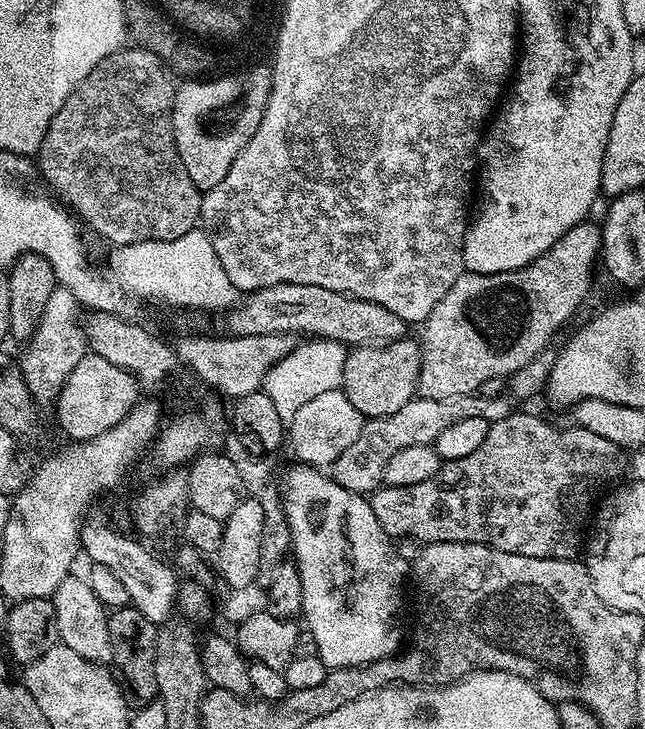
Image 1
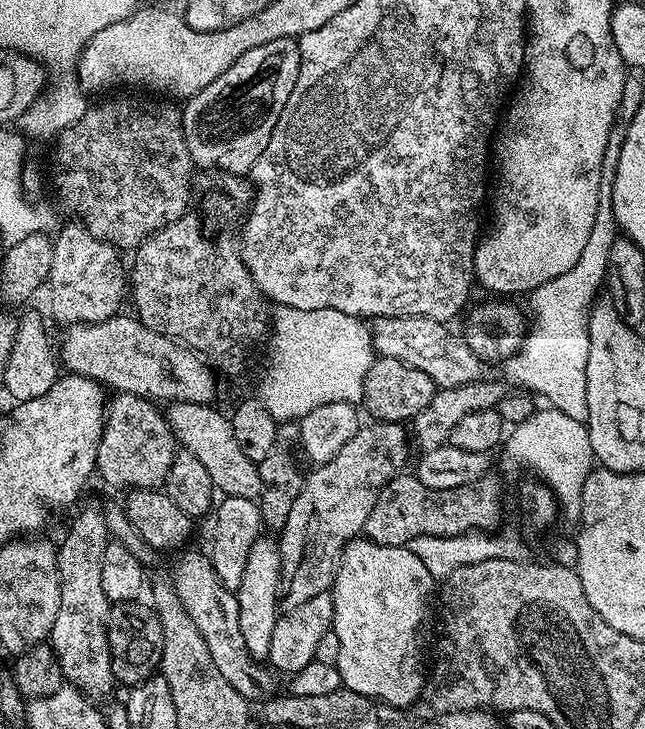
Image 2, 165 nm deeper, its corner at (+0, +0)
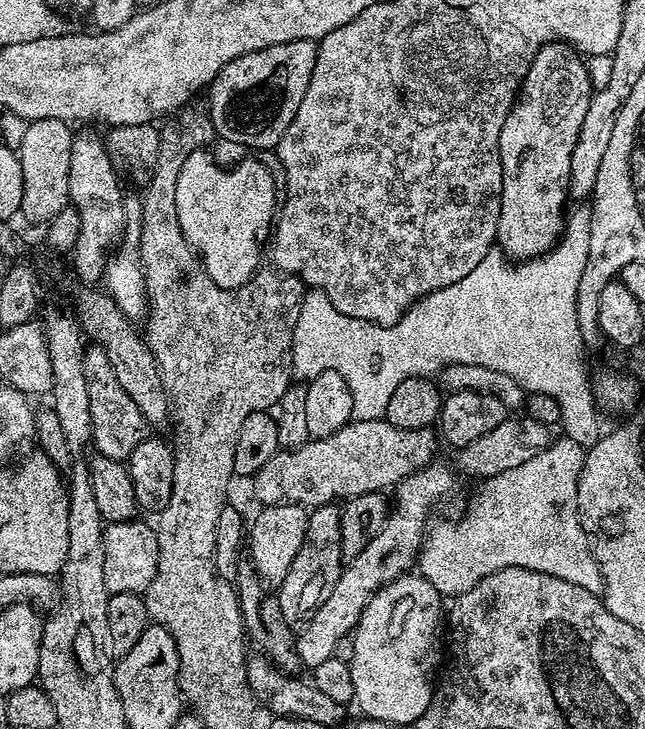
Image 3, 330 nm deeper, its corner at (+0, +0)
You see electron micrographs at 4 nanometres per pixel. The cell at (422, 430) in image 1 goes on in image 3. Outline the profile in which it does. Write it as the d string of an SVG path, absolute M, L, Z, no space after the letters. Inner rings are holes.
M324 504L309 511L306 522L306 538L302 538L302 550L298 550L290 566L290 574L278 586L278 599L282 606L282 618L286 618L293 630L299 630L314 618L314 614L334 594L334 586L342 571L342 530L340 511L336 504Z

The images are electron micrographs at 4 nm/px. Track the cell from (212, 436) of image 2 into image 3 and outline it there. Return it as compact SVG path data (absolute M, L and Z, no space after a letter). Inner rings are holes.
M387 418L383 420L357 420L353 419L342 430L335 432L330 438L322 440L309 439L308 443L300 445L297 448L281 450L274 454L274 458L270 458L270 462L266 462L266 466L262 466L262 470L258 470L255 476L251 477L252 492L261 501L261 505L273 508L274 506L282 506L283 504L302 504L305 508L311 510L320 508L324 504L336 504L337 502L347 502L353 500L356 496L362 494L370 494L371 492L387 493L389 490L395 489L396 485L401 484L406 478L410 478L412 474L426 467L427 464L433 463L437 459L436 456L436 440L438 444L438 436L432 428L399 428L391 424Z

